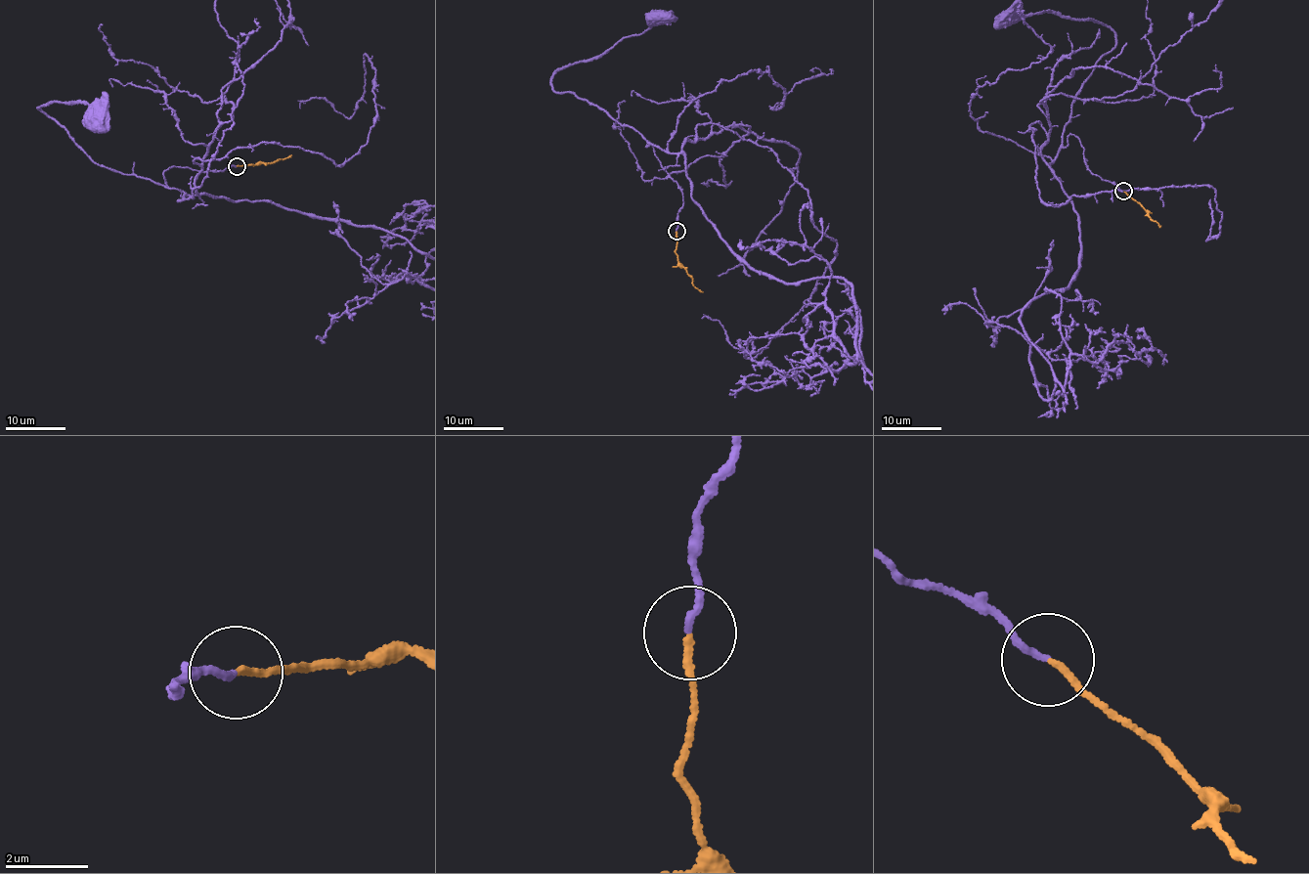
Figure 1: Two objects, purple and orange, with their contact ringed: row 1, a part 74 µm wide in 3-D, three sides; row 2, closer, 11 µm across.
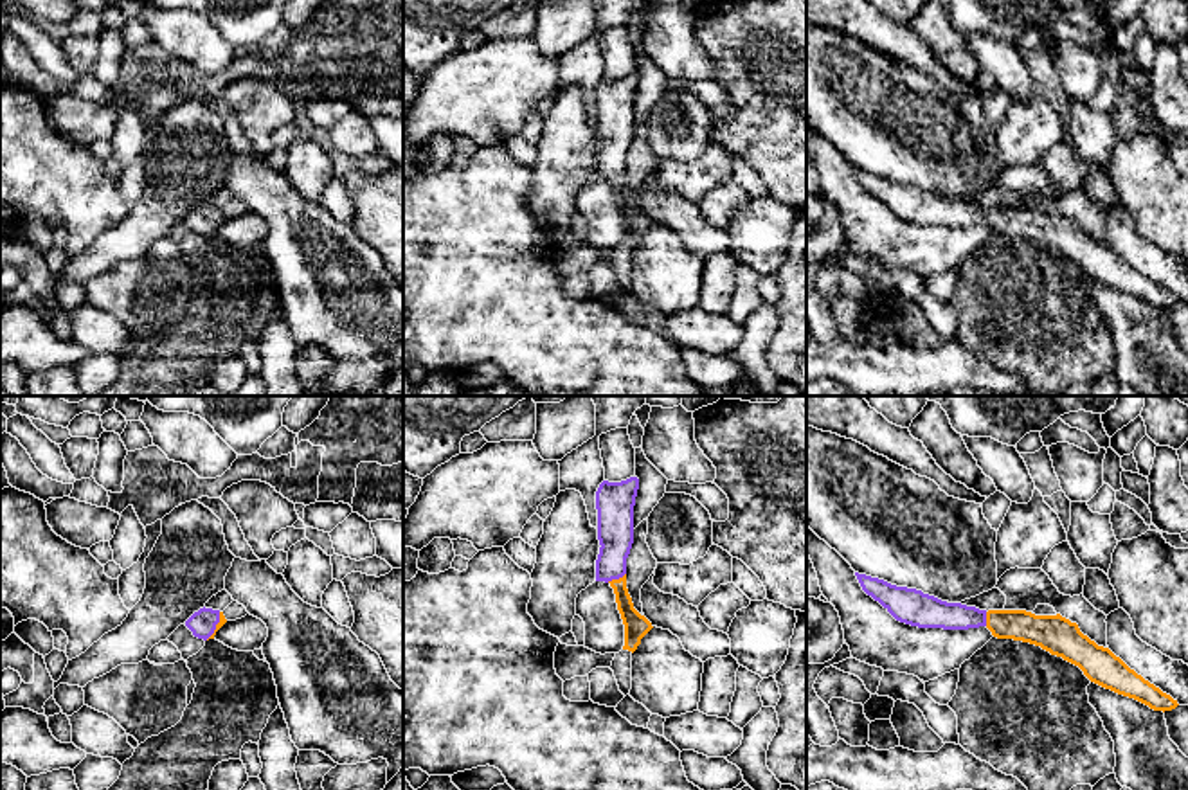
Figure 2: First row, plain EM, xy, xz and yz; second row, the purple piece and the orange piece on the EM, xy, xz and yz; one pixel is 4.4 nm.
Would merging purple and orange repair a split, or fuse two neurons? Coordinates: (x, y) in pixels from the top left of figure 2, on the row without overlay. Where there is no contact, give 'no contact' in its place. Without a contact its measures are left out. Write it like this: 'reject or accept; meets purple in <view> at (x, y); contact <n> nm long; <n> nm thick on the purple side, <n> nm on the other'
accept; meets purple in xz at (616, 175); contact 100 nm long; 160 nm thick on the purple side, 110 nm on the other

